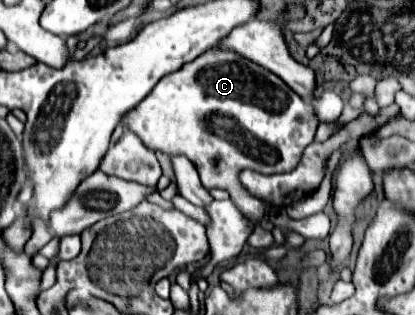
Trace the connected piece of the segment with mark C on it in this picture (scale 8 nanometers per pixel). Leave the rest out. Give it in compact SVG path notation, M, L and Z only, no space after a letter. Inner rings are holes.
M212 48L194 62L184 64L184 68L164 76L142 104L128 112L126 126L136 132L150 150L162 150L170 156L186 156L196 166L204 188L224 188L230 192L230 198L234 198L242 196L238 172L244 168L260 174L288 172L296 168L302 150L314 140L318 120L312 108L292 92L284 80L234 52Z

